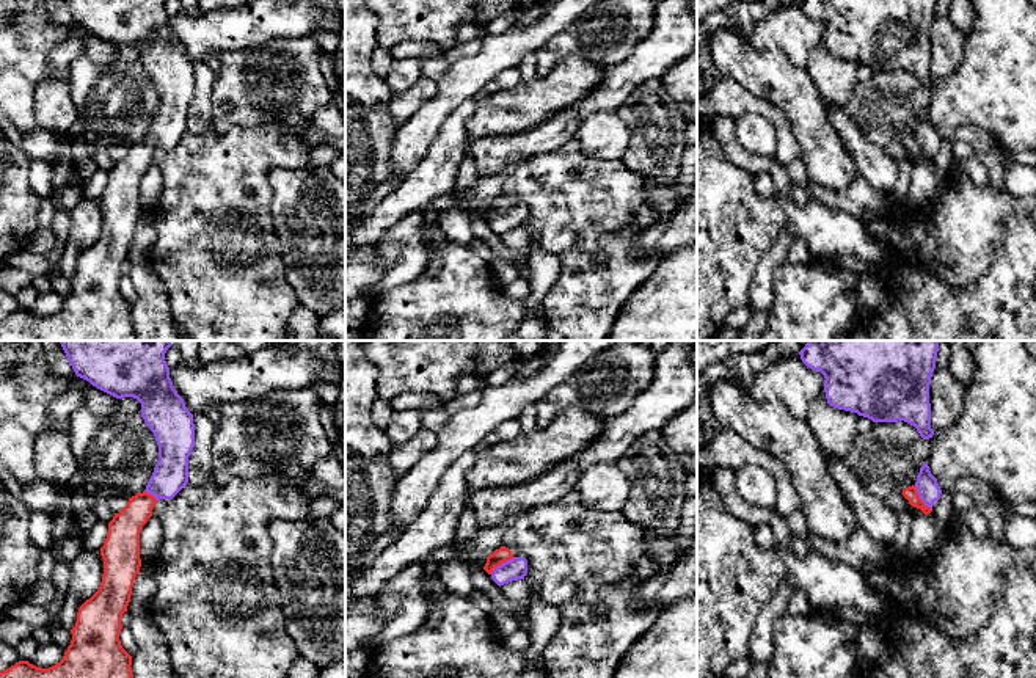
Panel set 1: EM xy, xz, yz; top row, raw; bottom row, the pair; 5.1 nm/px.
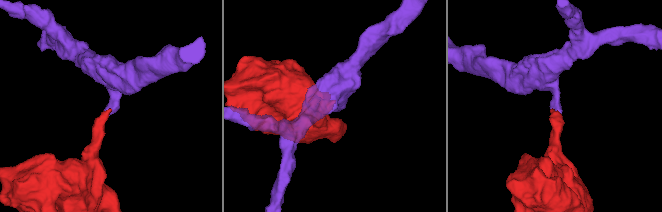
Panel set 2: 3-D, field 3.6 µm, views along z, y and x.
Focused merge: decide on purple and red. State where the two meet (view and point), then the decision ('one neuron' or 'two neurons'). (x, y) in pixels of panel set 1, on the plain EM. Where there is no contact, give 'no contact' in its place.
yz (920, 146) | one neuron

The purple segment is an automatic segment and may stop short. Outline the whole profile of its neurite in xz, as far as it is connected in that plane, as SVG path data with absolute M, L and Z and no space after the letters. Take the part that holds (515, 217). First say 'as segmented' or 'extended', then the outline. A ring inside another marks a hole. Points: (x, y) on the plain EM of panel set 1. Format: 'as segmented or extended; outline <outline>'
extended; outline M501 195L487 206L483 218L501 235L512 229L524 228L527 209L524 206L515 206L509 196Z

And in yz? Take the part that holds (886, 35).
as segmented; outline M799 0L799 3L807 16L824 24L824 41L830 55L857 61L876 72L904 69L914 74L923 88L932 86L929 33L937 0Z

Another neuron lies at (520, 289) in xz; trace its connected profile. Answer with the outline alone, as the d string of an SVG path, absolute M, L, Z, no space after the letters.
M518 278L516 281L513 281L512 284L509 284L507 287L504 287L504 292L505 292L505 295L509 298L524 300L531 293L531 284L529 284L527 279Z

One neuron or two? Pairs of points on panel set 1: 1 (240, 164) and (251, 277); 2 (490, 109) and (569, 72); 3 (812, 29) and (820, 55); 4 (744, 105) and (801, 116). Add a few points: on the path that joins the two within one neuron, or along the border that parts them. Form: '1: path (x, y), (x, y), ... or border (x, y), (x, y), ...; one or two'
1: path (215, 198), (214, 239), (203, 250), (217, 267); one
2: path (509, 109), (520, 109), (550, 91); one
3: border (823, 32), (806, 66); two
4: border (752, 93), (774, 104), (782, 112), (799, 146); two

